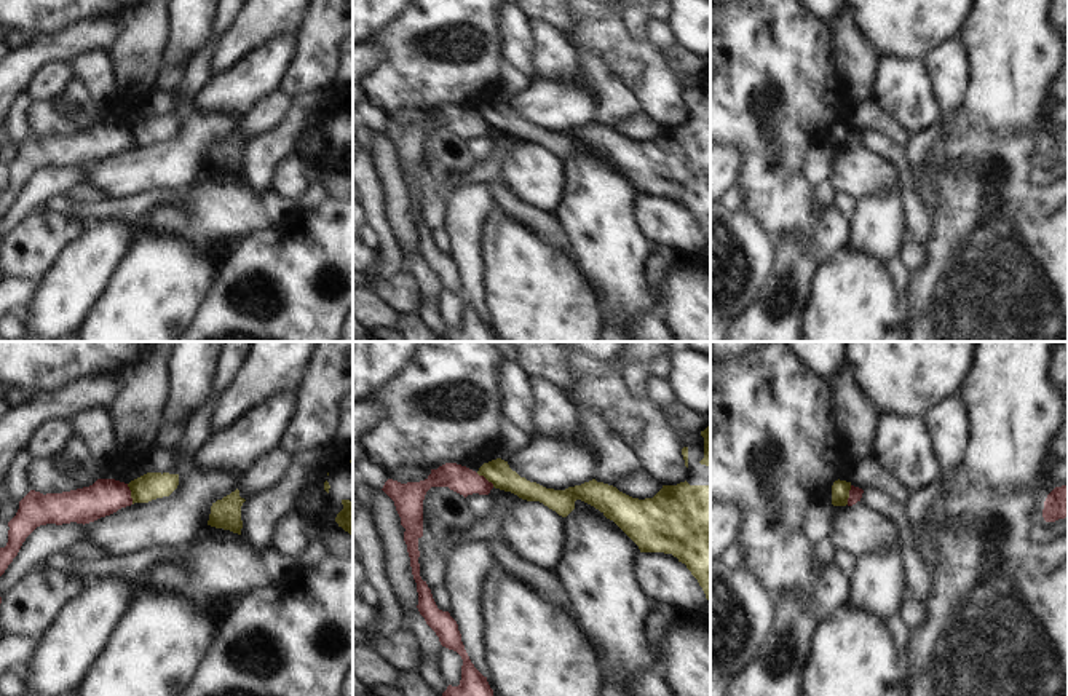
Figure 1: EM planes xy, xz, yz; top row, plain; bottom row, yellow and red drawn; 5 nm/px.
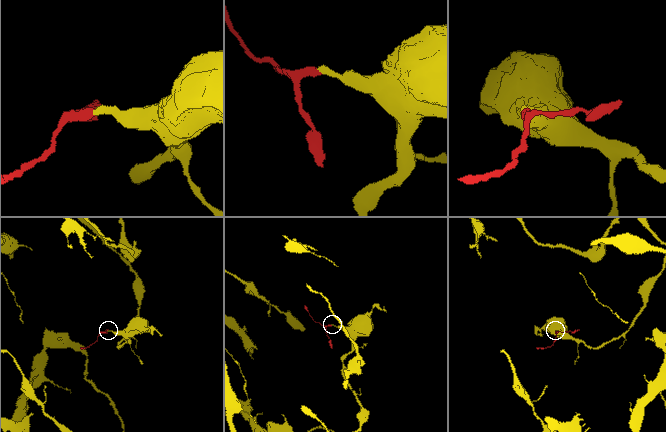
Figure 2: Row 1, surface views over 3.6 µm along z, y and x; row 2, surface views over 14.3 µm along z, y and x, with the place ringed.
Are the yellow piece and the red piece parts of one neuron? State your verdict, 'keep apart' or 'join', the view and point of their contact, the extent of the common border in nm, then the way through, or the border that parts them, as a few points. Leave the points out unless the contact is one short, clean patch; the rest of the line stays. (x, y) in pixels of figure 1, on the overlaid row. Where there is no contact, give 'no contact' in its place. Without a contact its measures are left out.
keep apart; meets yellow in xy at (131, 494); contact 110 nm long; border along xy (126, 484), (133, 503)

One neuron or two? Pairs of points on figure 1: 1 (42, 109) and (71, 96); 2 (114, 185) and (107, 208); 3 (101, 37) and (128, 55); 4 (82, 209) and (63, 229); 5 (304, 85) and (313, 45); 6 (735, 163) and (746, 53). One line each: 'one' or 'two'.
1: two
2: two
3: two
4: two
5: one
6: two

